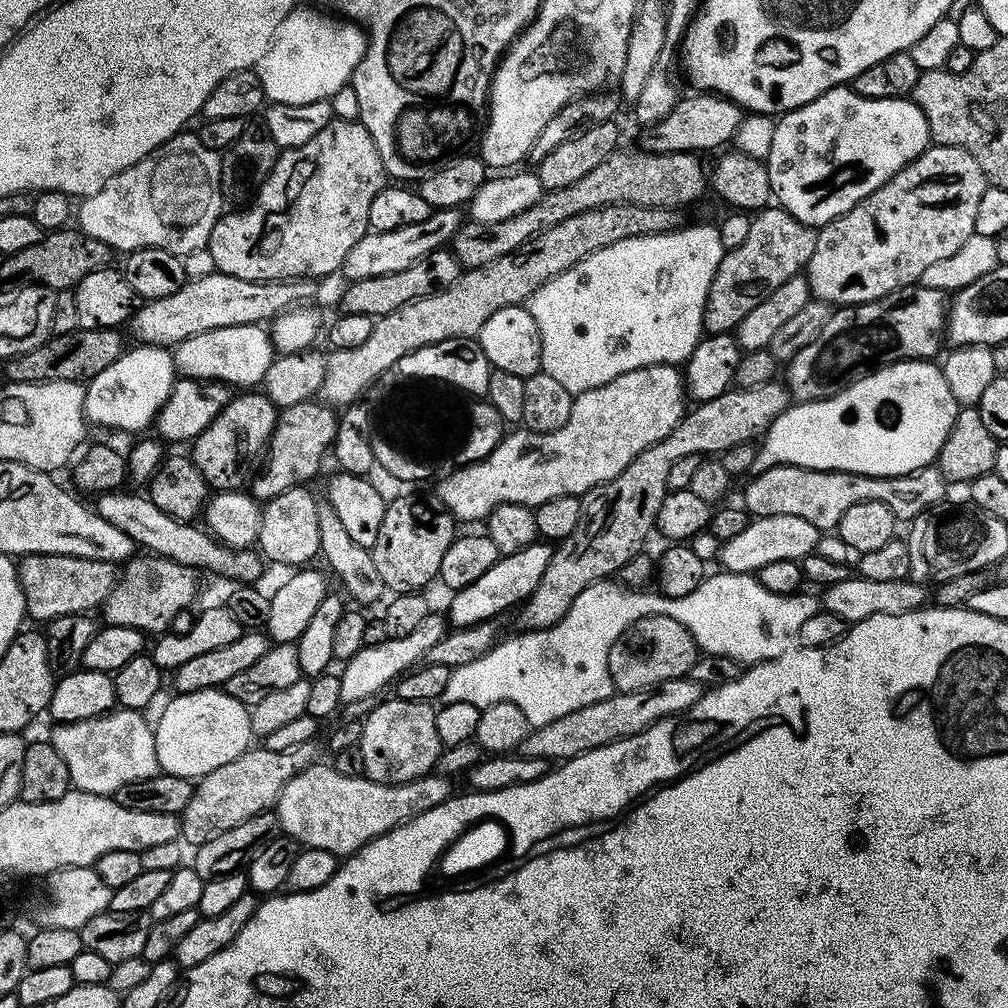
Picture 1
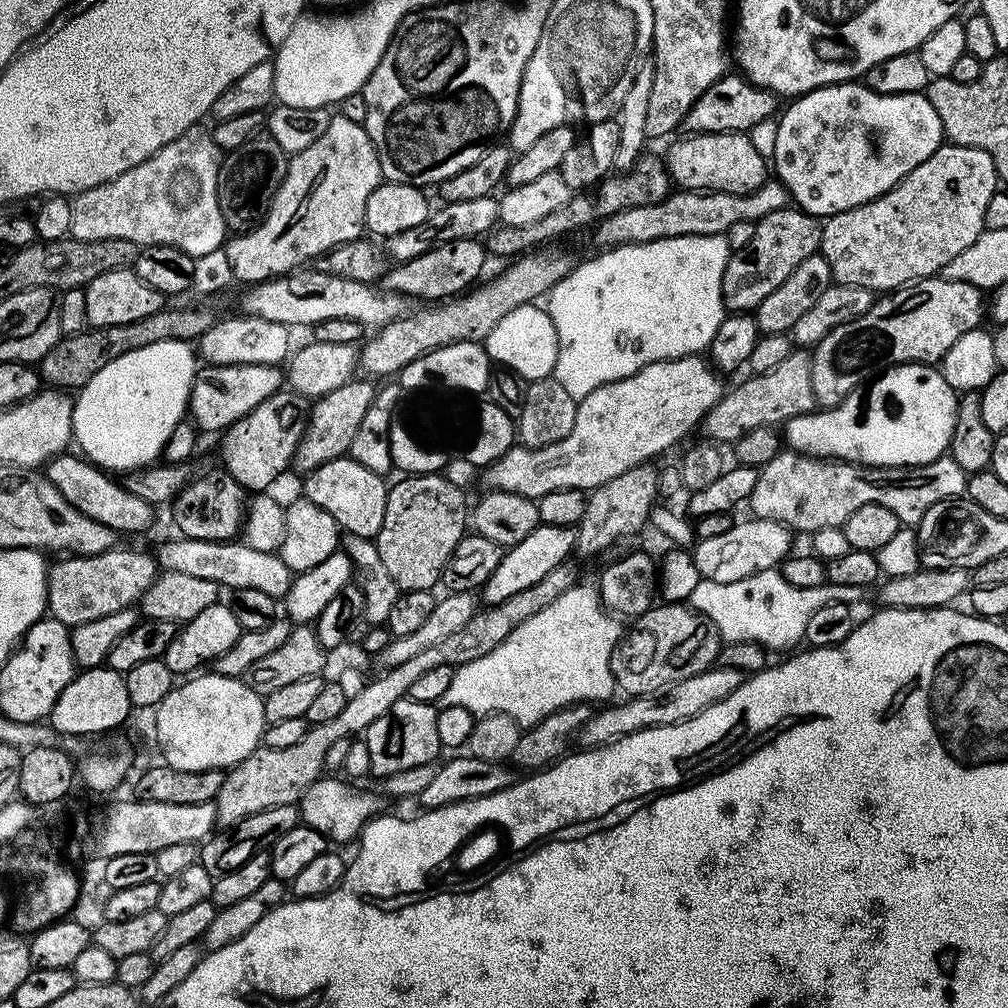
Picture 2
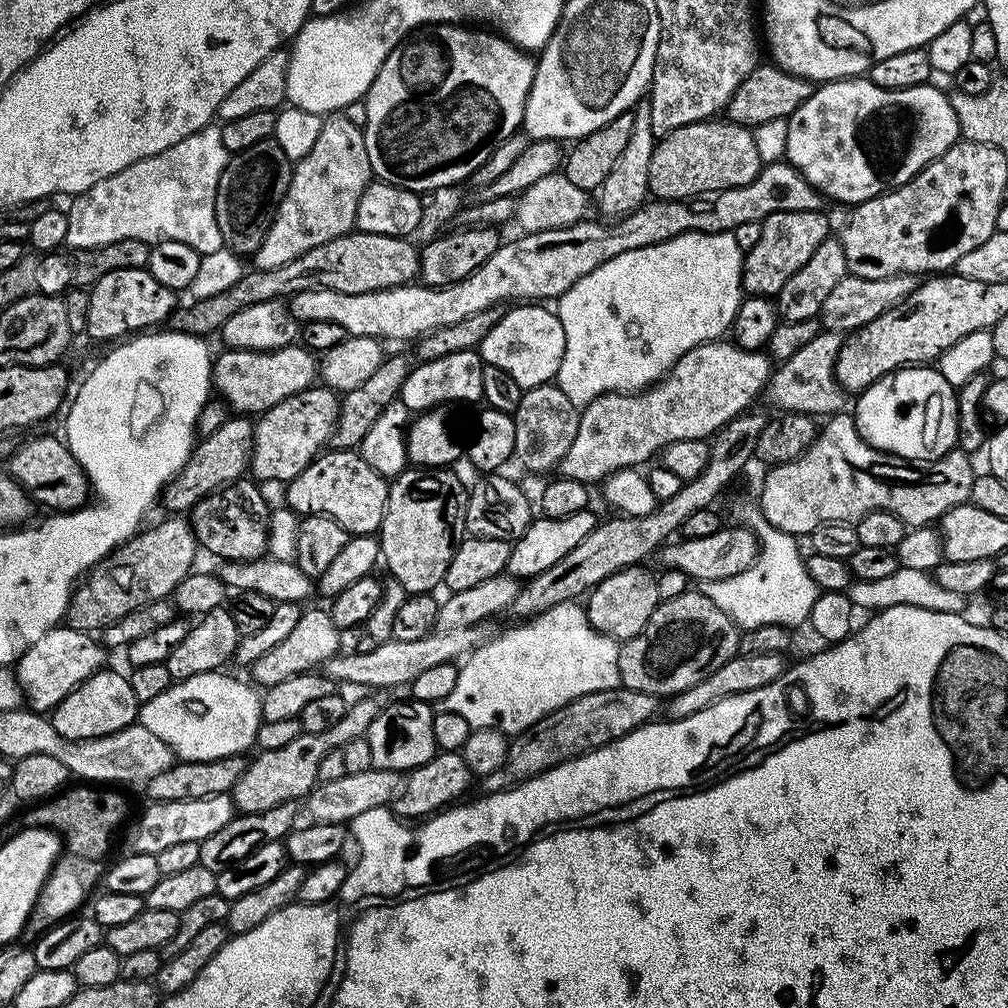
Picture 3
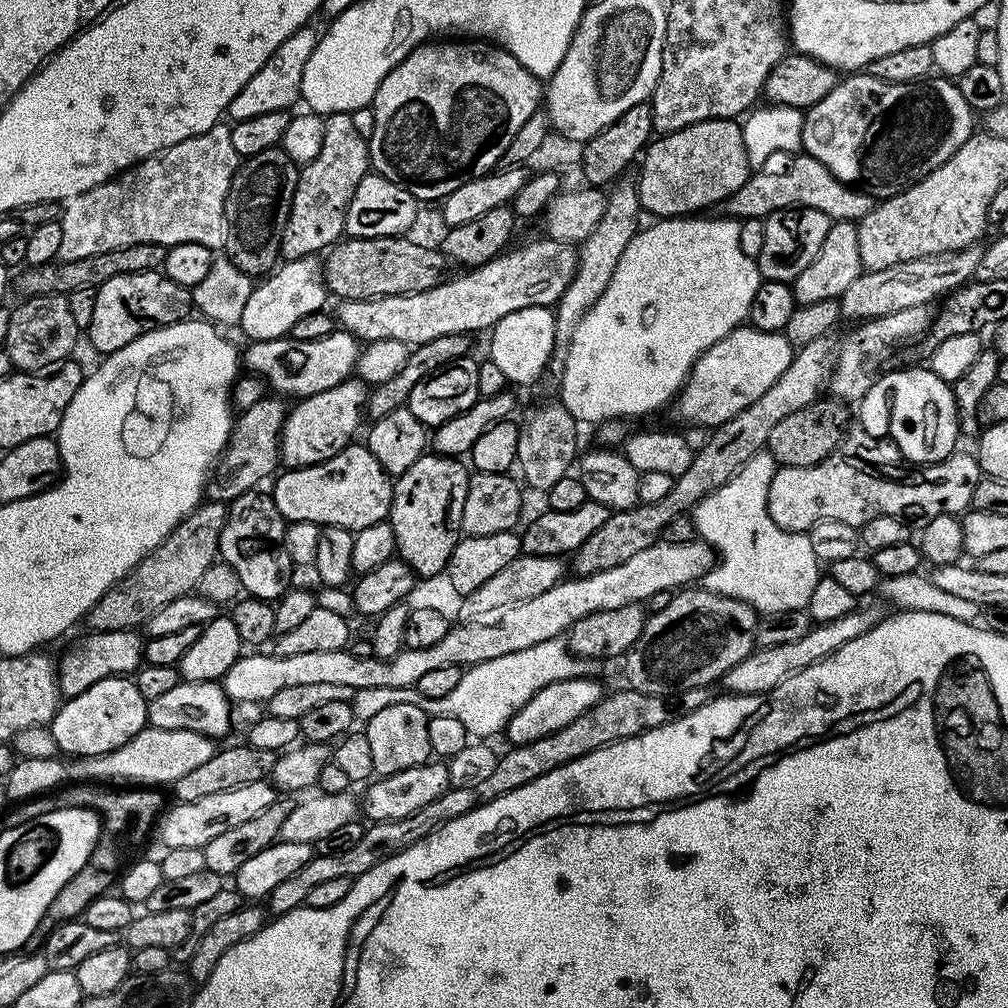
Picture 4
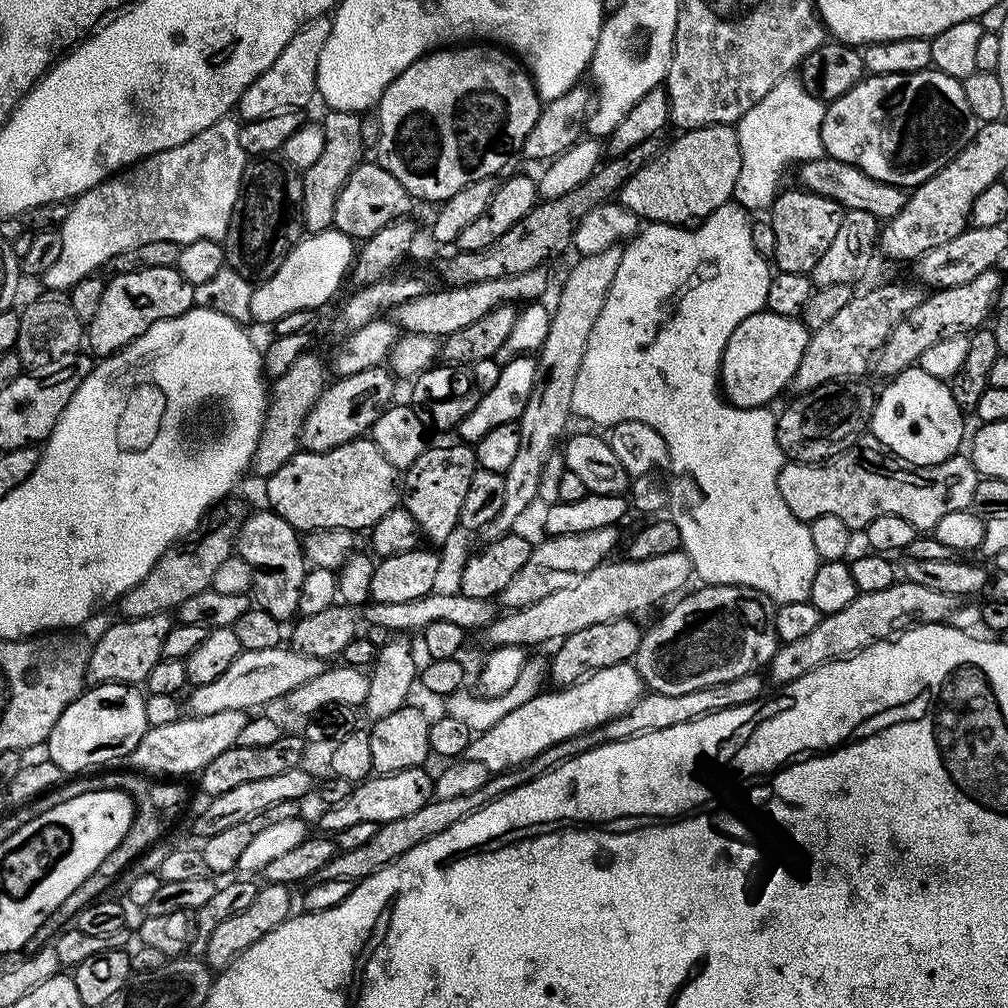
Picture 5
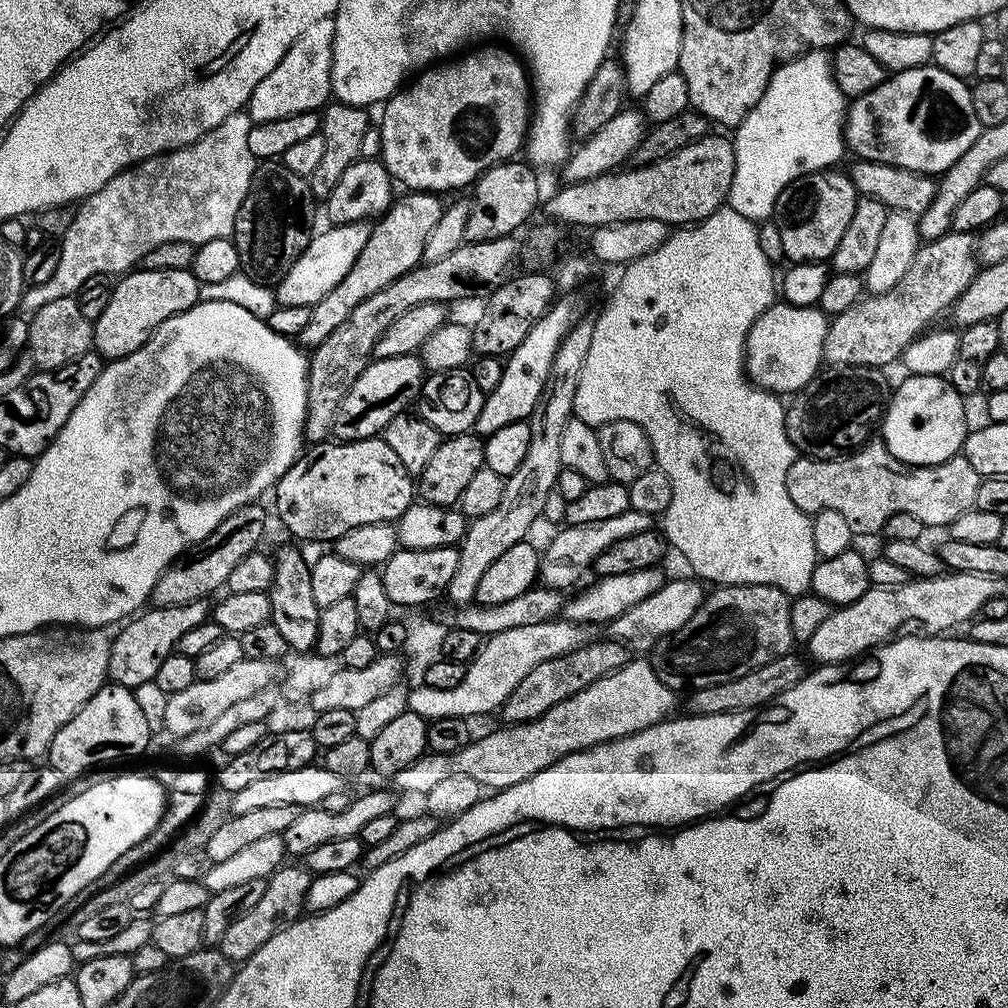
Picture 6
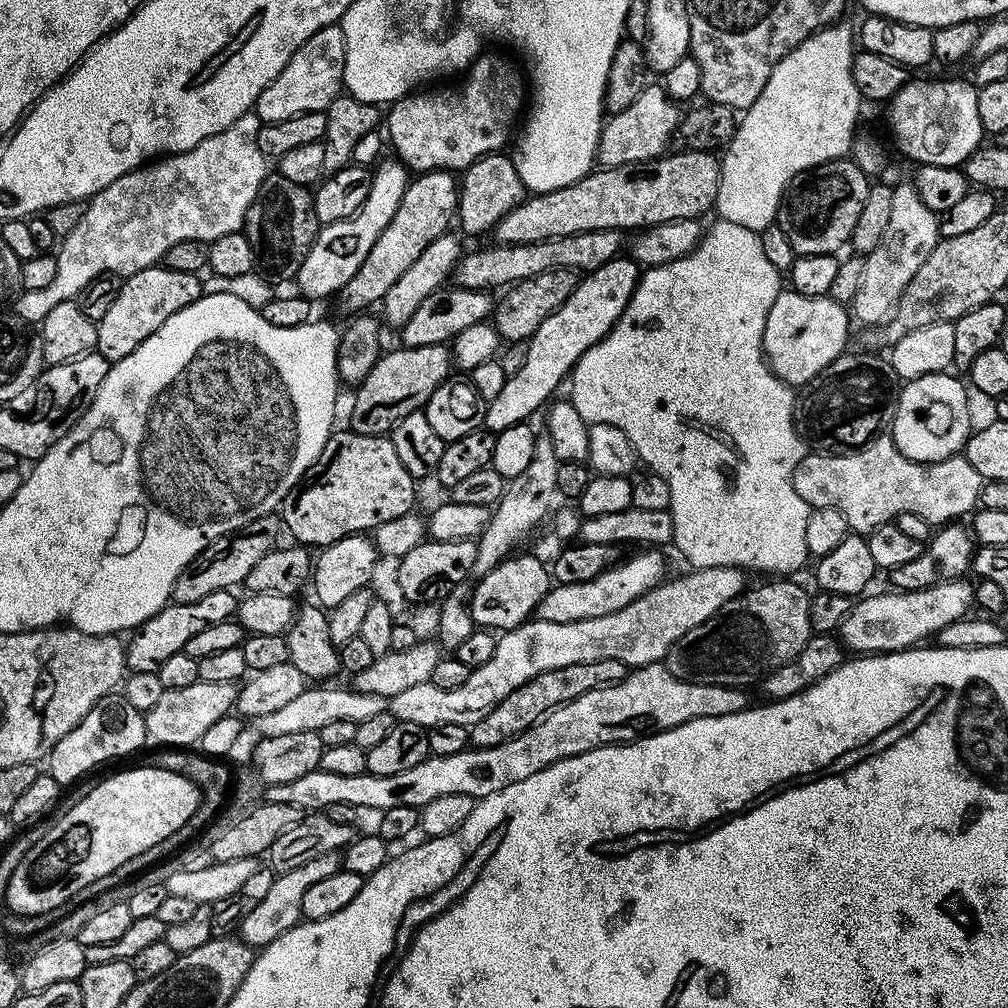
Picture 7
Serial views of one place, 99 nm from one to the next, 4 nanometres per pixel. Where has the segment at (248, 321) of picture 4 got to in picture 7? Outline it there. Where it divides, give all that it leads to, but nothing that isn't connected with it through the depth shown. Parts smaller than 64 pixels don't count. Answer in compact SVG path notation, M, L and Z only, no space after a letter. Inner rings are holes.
M386 160L383 161L384 168L375 169L370 194L364 205L350 218L323 225L317 231L310 254L306 254L306 262L302 262L294 278L294 284L300 287L297 288L299 295L313 302L319 302L323 296L335 297L346 282L358 274L358 266L366 262L366 254L370 254L370 246L378 242L378 234L390 226L390 218L394 218L394 210L398 210L398 202L402 202L402 194L408 188L410 173L399 160Z

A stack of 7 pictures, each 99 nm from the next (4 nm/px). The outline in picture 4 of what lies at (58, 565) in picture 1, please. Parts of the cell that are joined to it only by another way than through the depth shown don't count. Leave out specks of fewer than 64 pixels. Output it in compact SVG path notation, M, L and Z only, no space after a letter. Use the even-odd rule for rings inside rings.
M204 502L194 509L183 522L164 539L153 552L143 556L126 575L117 580L86 617L87 627L93 632L126 630L143 626L154 610L162 610L166 602L182 598L187 592L196 592L202 574L217 563L220 535L228 520L229 505L224 502Z

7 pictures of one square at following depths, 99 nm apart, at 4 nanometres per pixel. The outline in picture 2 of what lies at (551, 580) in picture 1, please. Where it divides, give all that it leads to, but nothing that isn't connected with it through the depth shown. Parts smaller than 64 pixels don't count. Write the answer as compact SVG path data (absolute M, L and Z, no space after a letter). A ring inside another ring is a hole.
M793 350L774 370L757 372L749 375L749 380L741 382L737 388L729 387L722 399L706 414L702 425L709 441L717 445L731 445L742 434L750 434L750 430L758 430L758 426L775 428L783 426L789 420L805 416L817 407L814 398L814 386L810 386L811 355L804 350ZM651 463L639 464L618 478L610 478L602 486L591 489L586 514L576 528L576 552L584 556L596 556L612 548L623 536L636 532L649 523L649 516L658 504L660 473Z

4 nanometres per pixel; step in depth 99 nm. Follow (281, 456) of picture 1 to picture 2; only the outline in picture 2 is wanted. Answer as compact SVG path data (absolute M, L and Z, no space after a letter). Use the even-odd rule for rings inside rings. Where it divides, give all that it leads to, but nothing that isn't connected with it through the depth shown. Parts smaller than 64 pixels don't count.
M350 379L338 390L330 390L330 394L315 397L291 463L291 467L297 468L300 474L312 472L339 456L349 455L354 434L358 432L358 426L362 424L362 418L366 416L366 410L370 410L370 402L374 402L378 391L371 379L360 379L364 380Z

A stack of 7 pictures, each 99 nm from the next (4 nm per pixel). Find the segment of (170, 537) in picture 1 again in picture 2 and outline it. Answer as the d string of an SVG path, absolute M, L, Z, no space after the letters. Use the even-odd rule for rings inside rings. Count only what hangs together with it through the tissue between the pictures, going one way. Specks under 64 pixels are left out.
M61 454L48 461L46 475L54 490L58 490L58 494L62 494L62 498L66 498L70 506L86 514L86 518L94 518L94 522L102 522L102 526L110 526L110 530L114 530L117 534L140 532L147 526L150 505L146 501L138 498L138 494L130 494L130 490L126 490L123 483L116 481L115 484L112 481L115 479L107 471L97 468L83 455L68 455Z

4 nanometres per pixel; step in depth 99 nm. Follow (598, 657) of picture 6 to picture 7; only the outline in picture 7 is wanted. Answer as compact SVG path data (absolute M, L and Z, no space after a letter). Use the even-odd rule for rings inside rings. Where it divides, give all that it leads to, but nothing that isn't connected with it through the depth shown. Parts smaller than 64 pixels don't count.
M602 658L602 662L582 662L574 666L562 666L558 670L546 670L546 674L538 674L538 678L530 678L514 694L506 694L486 718L478 718L468 728L468 739L471 747L489 748L498 746L518 734L522 734L530 726L537 724L543 716L560 708L563 704L574 702L574 698L582 698L590 690L607 688L611 685L622 682L628 677L629 667L627 664L618 662L614 658Z

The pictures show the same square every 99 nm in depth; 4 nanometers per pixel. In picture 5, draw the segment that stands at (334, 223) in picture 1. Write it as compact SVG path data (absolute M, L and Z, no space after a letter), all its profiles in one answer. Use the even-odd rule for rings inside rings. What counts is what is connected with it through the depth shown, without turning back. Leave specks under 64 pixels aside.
M325 111L322 117L326 142L322 145L322 154L314 161L314 166L303 169L304 177L304 226L309 233L326 232L333 227L334 206L338 206L338 194L350 178L350 174L361 163L362 126L360 116L354 112Z

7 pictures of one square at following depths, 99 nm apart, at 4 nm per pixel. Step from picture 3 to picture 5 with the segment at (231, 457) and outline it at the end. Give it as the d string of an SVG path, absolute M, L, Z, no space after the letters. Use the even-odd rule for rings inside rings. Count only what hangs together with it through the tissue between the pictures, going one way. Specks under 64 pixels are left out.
M312 350L303 352L294 362L294 366L286 370L286 374L275 377L274 385L270 390L270 411L266 417L264 434L260 437L260 444L256 447L252 459L251 471L257 472L261 478L272 476L274 470L278 470L278 466L290 462L292 455L301 451L300 431L326 387L325 361L323 364L314 352Z

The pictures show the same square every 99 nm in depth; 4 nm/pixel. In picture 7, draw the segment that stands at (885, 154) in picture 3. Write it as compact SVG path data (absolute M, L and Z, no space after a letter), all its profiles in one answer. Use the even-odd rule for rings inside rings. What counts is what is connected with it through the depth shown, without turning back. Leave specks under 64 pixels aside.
M912 78L909 79L908 83L902 86L902 90L898 90L898 94L894 94L892 100L887 101L888 128L892 131L892 136L896 139L896 144L900 147L902 155L909 156L910 159L916 160L915 163L917 165L929 164L930 166L950 166L951 168L955 168L963 165L964 160L970 158L970 154L974 149L981 147L986 133L981 120L978 118L978 91L967 79L964 80L916 80L916 78Z

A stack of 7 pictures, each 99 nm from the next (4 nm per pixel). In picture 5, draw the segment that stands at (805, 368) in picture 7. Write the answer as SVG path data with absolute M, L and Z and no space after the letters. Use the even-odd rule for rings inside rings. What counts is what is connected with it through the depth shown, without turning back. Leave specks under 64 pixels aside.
M761 310L750 314L750 318L742 318L726 342L720 363L720 391L724 399L735 408L771 405L771 400L791 385L798 362L806 354L809 335L803 320L795 316Z

